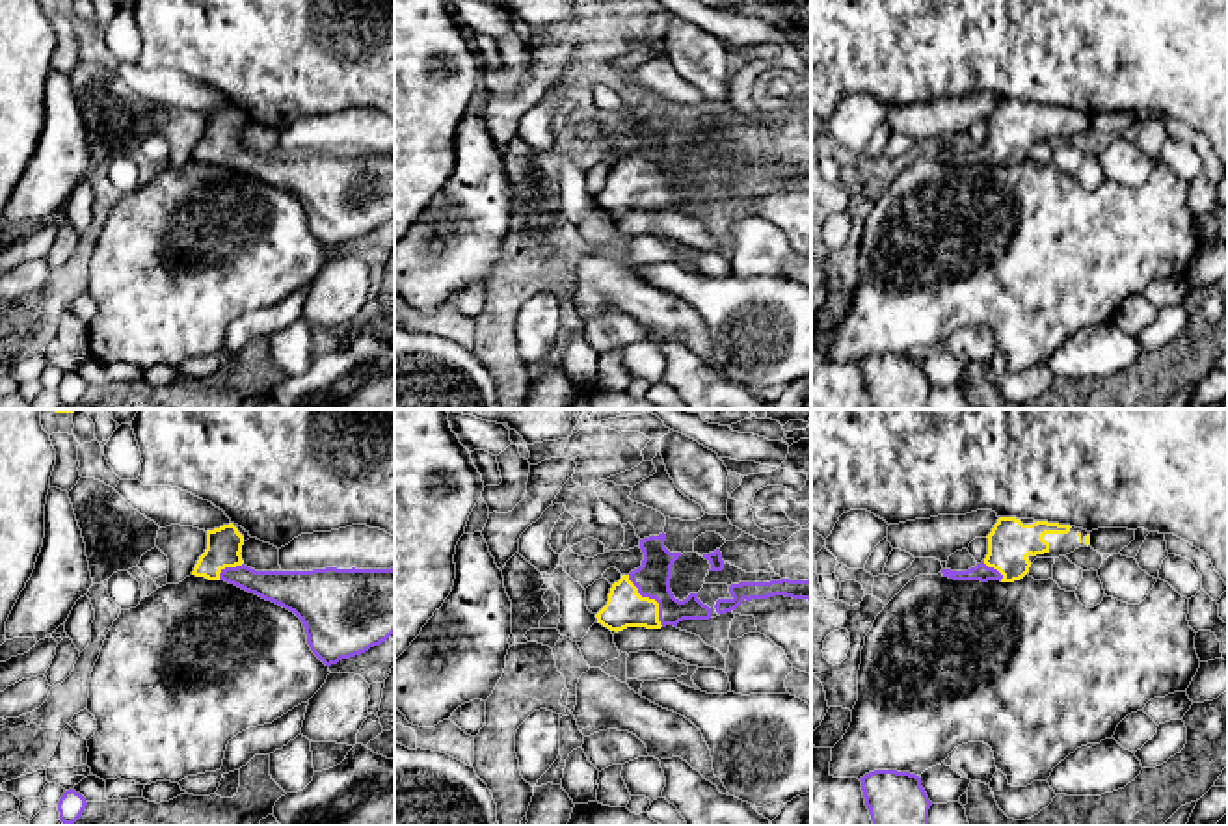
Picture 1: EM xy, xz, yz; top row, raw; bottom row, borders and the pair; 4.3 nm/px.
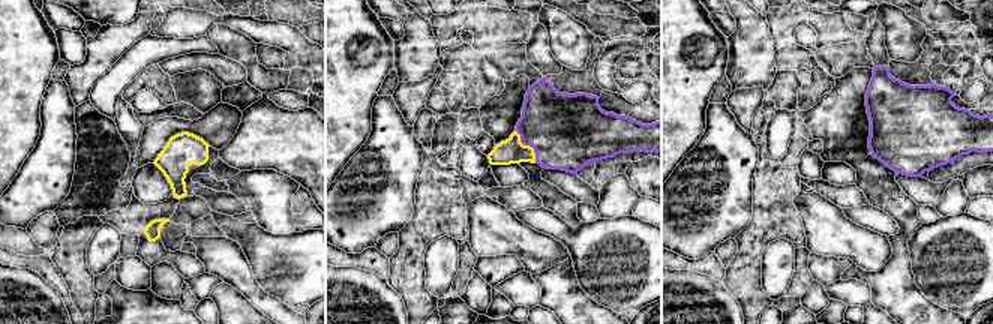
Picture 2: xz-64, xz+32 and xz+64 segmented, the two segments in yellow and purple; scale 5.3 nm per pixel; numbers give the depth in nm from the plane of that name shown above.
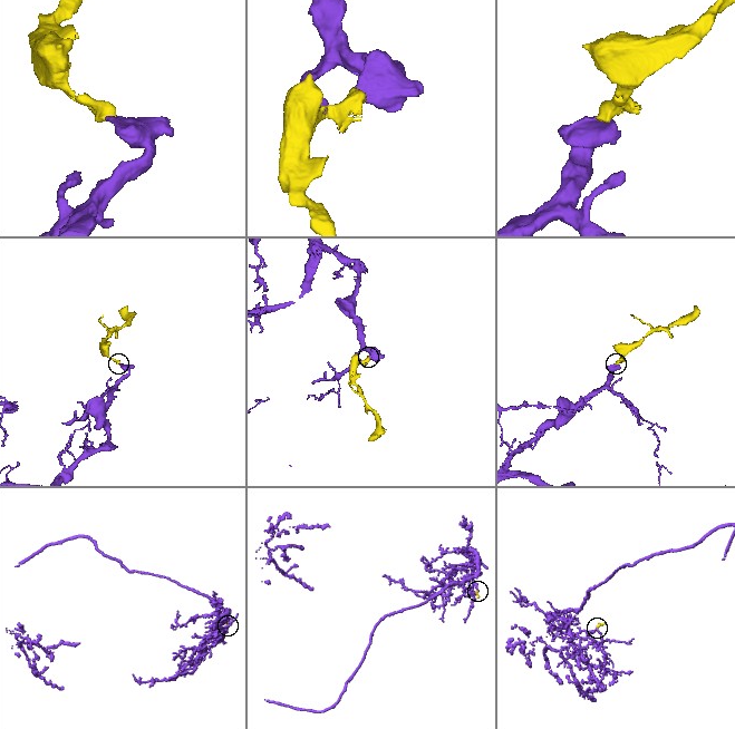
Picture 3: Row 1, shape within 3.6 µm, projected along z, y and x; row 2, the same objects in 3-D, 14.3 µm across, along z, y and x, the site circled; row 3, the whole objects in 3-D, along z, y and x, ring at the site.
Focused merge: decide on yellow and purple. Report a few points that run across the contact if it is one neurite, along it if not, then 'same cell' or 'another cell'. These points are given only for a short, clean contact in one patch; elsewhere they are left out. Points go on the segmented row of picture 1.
line xz (626, 607), (637, 599), (652, 599), (652, 579); same cell

